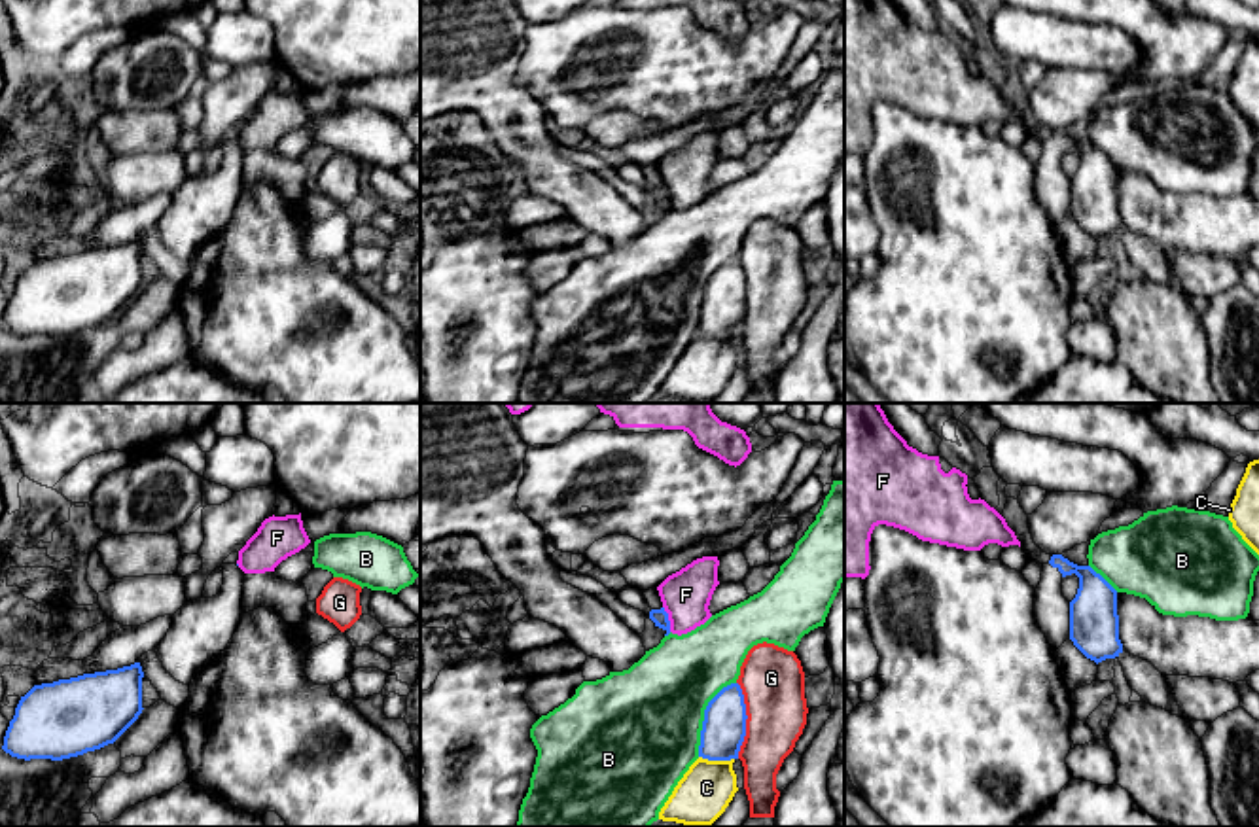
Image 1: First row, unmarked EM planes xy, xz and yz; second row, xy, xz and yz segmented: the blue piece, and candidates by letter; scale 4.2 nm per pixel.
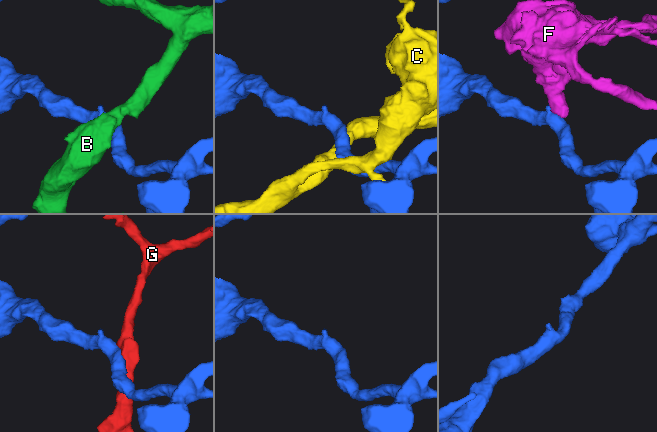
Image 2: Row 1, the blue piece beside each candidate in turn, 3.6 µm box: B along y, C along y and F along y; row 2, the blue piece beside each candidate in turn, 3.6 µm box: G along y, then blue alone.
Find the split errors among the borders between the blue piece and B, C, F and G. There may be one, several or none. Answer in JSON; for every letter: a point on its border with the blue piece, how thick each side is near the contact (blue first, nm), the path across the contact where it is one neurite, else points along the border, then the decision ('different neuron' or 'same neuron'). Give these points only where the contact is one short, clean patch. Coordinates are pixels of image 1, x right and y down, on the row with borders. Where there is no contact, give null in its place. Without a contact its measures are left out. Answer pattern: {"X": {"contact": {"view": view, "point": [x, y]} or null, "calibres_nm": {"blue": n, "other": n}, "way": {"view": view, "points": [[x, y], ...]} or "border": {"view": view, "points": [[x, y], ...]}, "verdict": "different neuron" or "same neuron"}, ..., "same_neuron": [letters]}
{"B": {"contact": {"view": "xz", "point": [705, 716]}, "calibres_nm": {"blue": 190, "other": 480}, "verdict": "different neuron"}, "C": {"contact": {"view": "xz", "point": [716, 759]}, "calibres_nm": {"blue": 190, "other": 220}, "verdict": "different neuron"}, "F": {"contact": {"view": "xz", "point": [667, 619]}, "calibres_nm": {"blue": 70, "other": 220}, "border": {"view": "xz", "points": [[663, 606], [671, 631]]}, "verdict": "different neuron"}, "G": {"contact": {"view": "xz", "point": [746, 718]}, "calibres_nm": {"blue": 190, "other": 280}, "verdict": "different neuron"}, "same_neuron": []}

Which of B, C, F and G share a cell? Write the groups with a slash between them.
B / C / F / G

